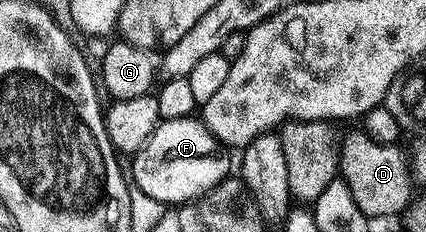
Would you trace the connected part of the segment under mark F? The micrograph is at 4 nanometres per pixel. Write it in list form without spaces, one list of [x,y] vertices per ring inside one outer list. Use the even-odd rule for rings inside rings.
[[[197,117],[159,121],[144,148],[133,155],[133,185],[158,202],[192,202],[209,192],[216,184],[220,184],[231,173],[229,160],[218,150],[222,151],[219,142]]]

